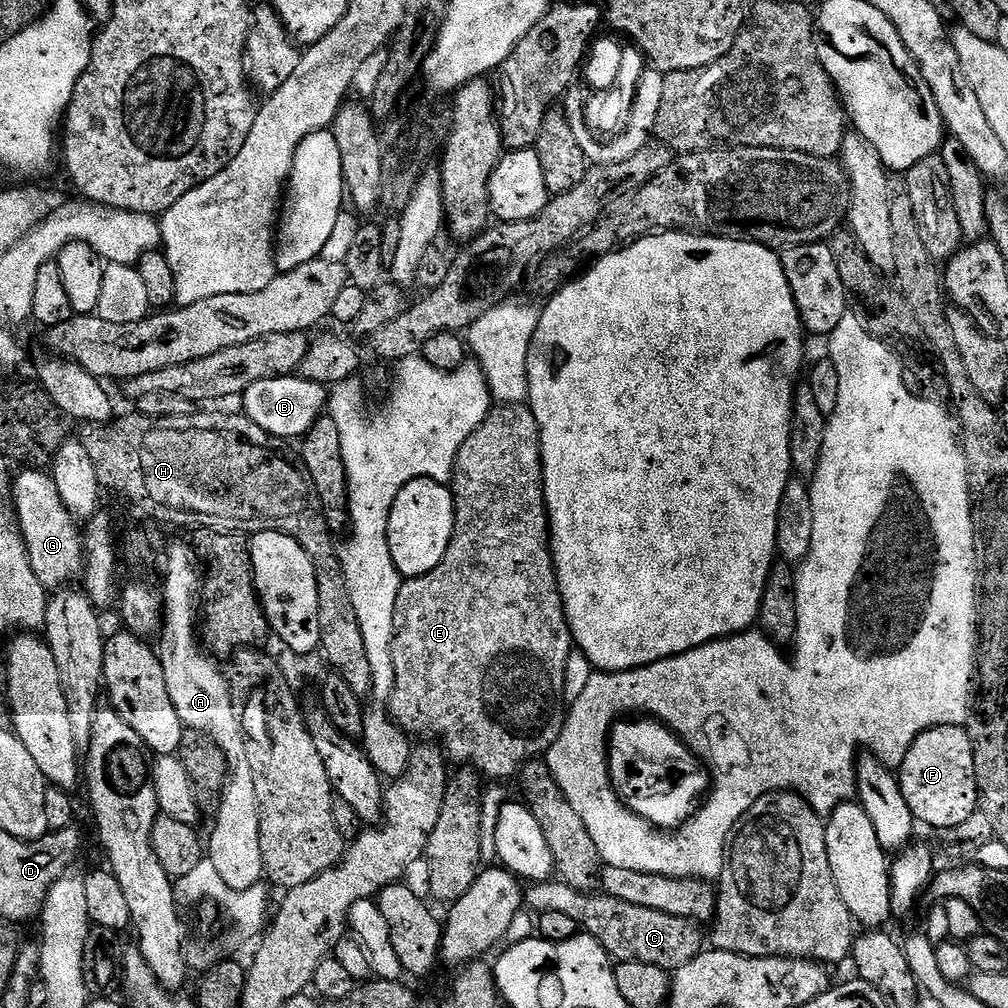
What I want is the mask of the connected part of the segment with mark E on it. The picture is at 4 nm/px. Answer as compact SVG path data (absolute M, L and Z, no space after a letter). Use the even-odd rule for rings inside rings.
M505 404L503 406L493 407L491 413L484 419L482 426L478 426L478 430L474 430L474 434L470 434L470 438L466 438L466 442L462 442L462 450L458 450L458 458L454 475L450 481L452 489L452 501L456 507L456 525L454 526L454 534L450 546L446 550L446 554L442 558L442 562L438 562L438 566L434 566L434 570L430 570L430 574L408 578L401 583L398 590L398 598L394 606L394 622L396 623L396 633L392 639L392 661L394 662L394 686L392 687L392 695L386 701L386 707L389 708L391 719L394 721L397 728L409 737L422 736L418 738L430 738L432 734L436 737L446 751L446 756L449 761L456 766L469 766L475 768L480 773L481 777L492 780L508 780L517 775L520 769L528 763L529 760L534 760L543 757L554 746L554 742L558 738L558 734L562 734L564 729L564 718L566 715L566 701L564 698L564 671L566 670L566 658L570 658L570 654L574 651L574 641L572 639L572 631L568 629L568 619L564 613L564 603L562 602L562 594L558 586L558 578L556 577L556 567L552 561L552 537L548 526L548 507L544 504L544 463L540 457L540 427L534 418L531 407L524 404Z

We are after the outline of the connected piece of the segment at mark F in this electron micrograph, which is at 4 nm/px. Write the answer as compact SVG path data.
M951 724L926 730L912 743L906 758L898 765L898 779L900 792L906 798L906 806L910 806L913 821L920 823L921 820L926 827L941 828L941 830L962 826L962 822L966 822L966 818L970 818L970 814L978 810L978 794L974 778L974 750L967 727Z

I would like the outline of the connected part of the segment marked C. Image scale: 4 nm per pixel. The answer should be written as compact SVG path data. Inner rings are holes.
M561 880L531 885L525 891L524 902L525 907L534 910L536 914L562 912L569 916L587 935L602 945L611 959L619 963L643 962L673 972L692 962L704 948L701 929L693 921L631 905L613 896L580 892Z

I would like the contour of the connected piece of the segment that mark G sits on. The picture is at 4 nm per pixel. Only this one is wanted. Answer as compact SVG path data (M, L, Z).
M24 470L24 472L19 477L18 475L15 477L14 483L12 485L12 503L16 510L16 516L20 520L20 533L24 536L24 545L26 546L26 550L28 551L28 557L30 558L30 566L34 566L34 574L38 574L38 582L42 582L42 586L49 590L59 589L61 586L67 585L64 584L68 579L71 578L72 575L75 574L76 571L80 568L80 532L76 527L78 527L77 521L74 519L71 512L69 512L68 508L62 502L62 498L58 494L58 486L55 482L52 481L51 475L47 471L44 470Z

